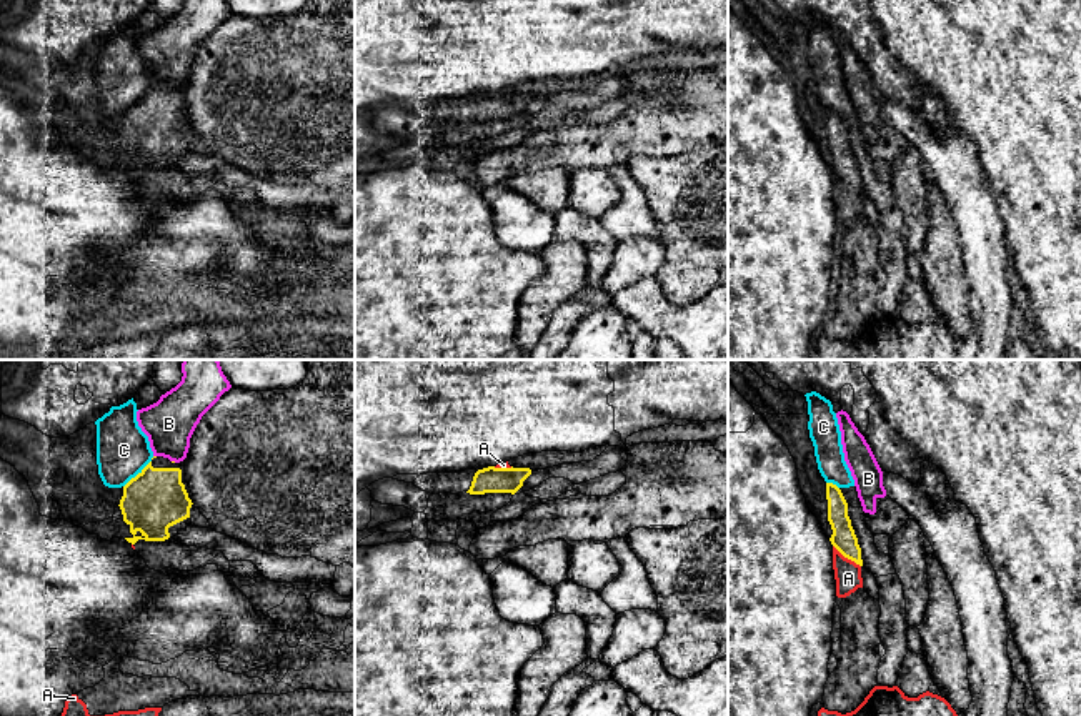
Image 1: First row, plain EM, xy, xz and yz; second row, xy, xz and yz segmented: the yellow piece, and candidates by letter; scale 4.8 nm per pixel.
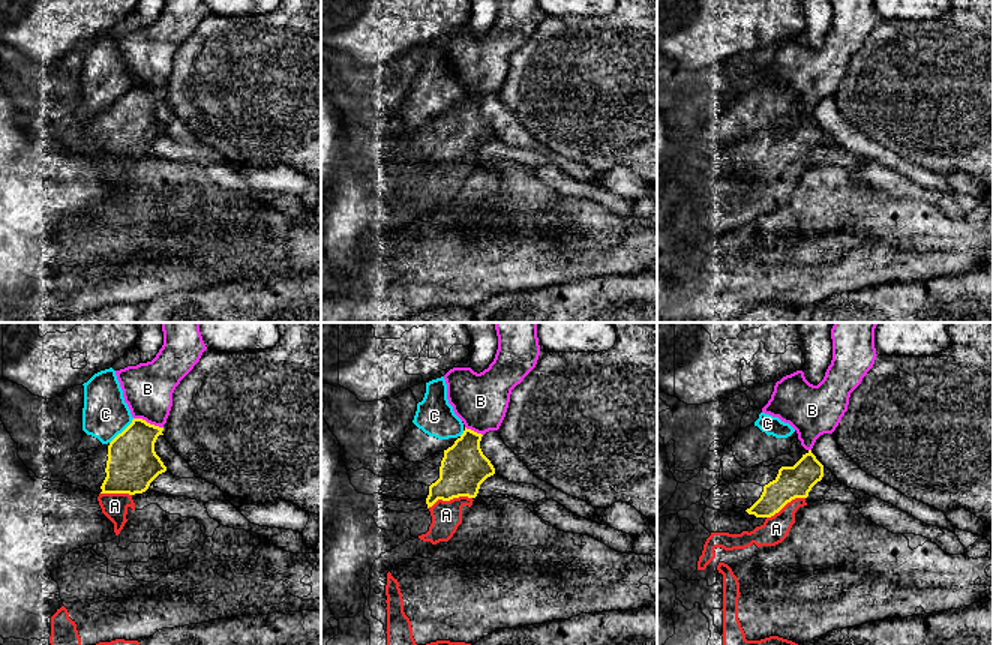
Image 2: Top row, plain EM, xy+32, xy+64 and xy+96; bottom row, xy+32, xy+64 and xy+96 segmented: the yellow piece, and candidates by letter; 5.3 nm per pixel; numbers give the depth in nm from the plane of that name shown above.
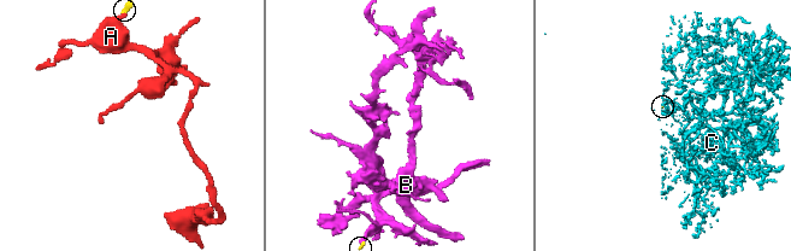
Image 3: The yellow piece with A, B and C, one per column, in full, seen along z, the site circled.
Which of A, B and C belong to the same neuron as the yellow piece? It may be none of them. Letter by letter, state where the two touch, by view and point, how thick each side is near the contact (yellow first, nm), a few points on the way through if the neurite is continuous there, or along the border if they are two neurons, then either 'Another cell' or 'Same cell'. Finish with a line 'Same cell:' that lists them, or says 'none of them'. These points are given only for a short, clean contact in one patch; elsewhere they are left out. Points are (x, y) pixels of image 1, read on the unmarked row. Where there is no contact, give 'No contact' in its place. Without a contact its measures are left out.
A: Touches yellow at yz (846, 183). Thickness 120 nm (yellow) against 130 nm. Path across: yz (843, 165), (846, 183), (848, 205). Same cell
B: No contact. Another cell
C: Touches yellow at xy (139, 100). Thickness 300 nm (yellow) against 260 nm. Boundary: xy (154, 84), (124, 114). Another cell
Same cell: A

